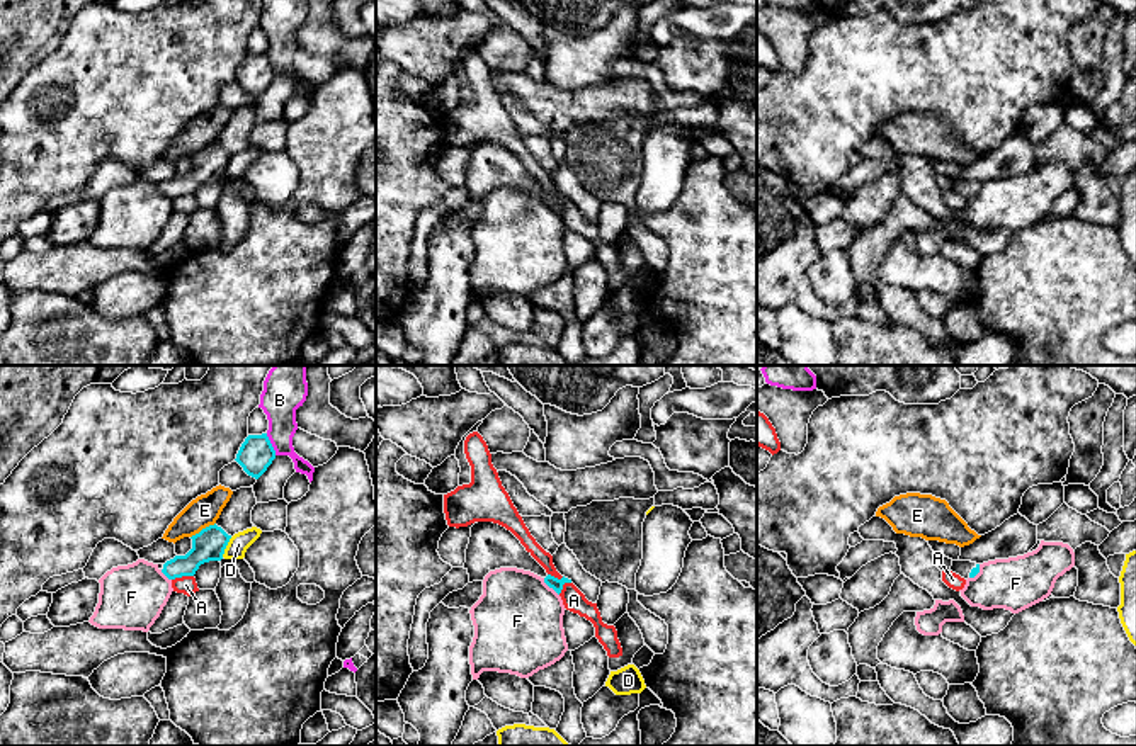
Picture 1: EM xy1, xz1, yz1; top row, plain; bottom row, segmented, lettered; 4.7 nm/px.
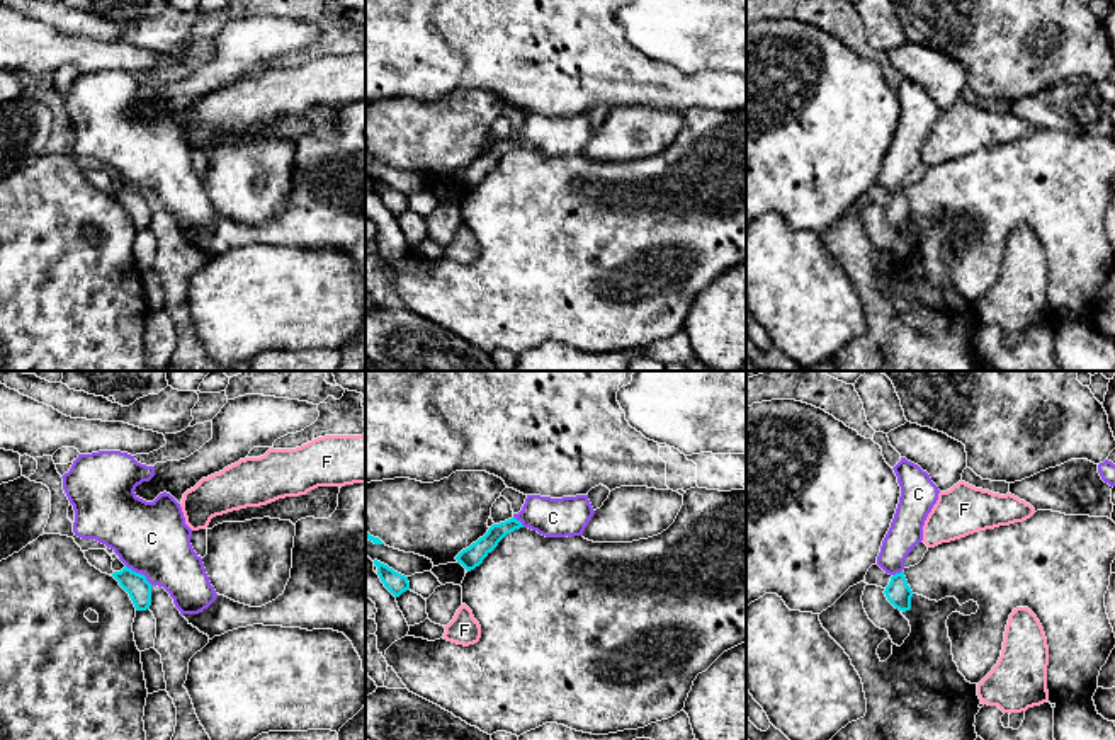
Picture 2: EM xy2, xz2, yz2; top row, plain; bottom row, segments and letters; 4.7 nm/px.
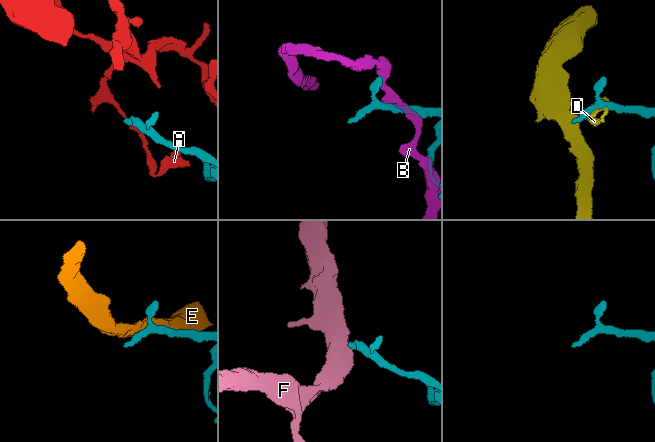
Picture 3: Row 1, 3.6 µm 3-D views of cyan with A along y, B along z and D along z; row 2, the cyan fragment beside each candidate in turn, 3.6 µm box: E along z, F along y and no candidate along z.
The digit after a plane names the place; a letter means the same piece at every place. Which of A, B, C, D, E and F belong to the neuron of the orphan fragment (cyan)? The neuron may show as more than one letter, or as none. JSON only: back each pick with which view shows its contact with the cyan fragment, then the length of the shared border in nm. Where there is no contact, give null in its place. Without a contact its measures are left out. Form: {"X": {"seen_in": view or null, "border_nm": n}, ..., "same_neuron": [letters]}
{"same_neuron": []}

